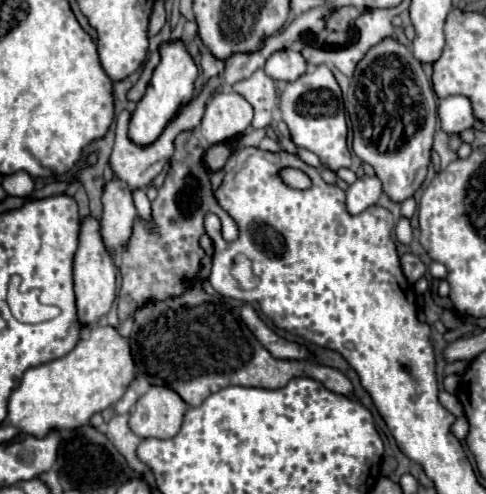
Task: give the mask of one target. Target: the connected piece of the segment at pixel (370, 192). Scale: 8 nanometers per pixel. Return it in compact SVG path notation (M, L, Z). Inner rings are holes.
M364 176L358 178L354 184L346 190L346 210L350 214L360 214L366 208L374 206L382 194L382 184L376 176Z

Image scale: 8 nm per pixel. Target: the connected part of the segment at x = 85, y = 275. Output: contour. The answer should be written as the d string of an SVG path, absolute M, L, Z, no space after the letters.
M88 216L82 222L78 252L74 258L74 292L76 292L76 312L82 326L90 326L108 314L116 298L116 266L110 252L106 250L100 236L100 222Z

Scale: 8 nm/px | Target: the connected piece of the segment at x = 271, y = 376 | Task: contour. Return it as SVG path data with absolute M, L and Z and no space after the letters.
M200 284L190 286L178 298L166 302L148 302L134 314L130 332L130 348L136 370L150 382L160 382L172 388L188 406L200 406L208 392L218 392L228 384L256 386L276 390L288 384L294 376L308 376L322 382L328 390L352 396L350 380L336 368L314 364L308 360L276 360L248 330L242 320L236 320L238 306L230 298L210 296Z

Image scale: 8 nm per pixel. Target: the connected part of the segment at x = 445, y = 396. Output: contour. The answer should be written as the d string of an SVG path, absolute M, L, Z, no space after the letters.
M442 390L442 392L438 394L438 400L440 400L440 404L442 404L448 412L452 412L454 416L462 416L462 406L460 406L460 402L458 402L458 398L456 398L454 394L448 394L446 390Z

